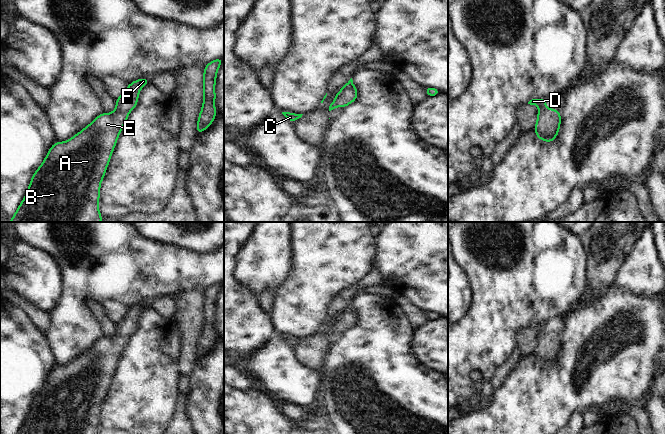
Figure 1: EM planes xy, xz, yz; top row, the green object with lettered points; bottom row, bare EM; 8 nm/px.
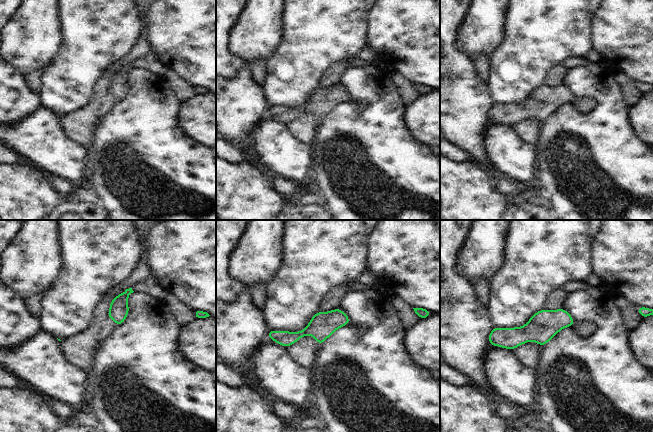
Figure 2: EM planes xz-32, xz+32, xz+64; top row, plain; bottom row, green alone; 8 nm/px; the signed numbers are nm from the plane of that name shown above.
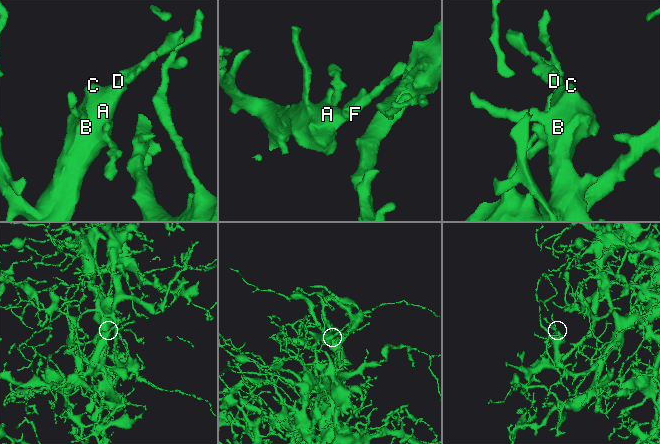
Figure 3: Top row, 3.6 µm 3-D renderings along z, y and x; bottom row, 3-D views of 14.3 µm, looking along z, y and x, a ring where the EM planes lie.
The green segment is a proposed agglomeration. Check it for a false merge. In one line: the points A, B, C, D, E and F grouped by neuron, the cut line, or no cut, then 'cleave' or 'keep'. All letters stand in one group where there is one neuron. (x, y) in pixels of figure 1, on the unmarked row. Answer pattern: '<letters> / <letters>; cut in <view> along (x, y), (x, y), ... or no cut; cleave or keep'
A B C D E F; no cut; keep

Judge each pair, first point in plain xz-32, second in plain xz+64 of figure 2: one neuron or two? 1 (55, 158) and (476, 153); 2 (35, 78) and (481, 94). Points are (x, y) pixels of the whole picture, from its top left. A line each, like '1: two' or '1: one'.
1: two
2: two

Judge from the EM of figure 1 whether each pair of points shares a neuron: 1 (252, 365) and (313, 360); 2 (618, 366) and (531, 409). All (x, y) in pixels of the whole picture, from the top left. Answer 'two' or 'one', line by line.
1: two
2: one

